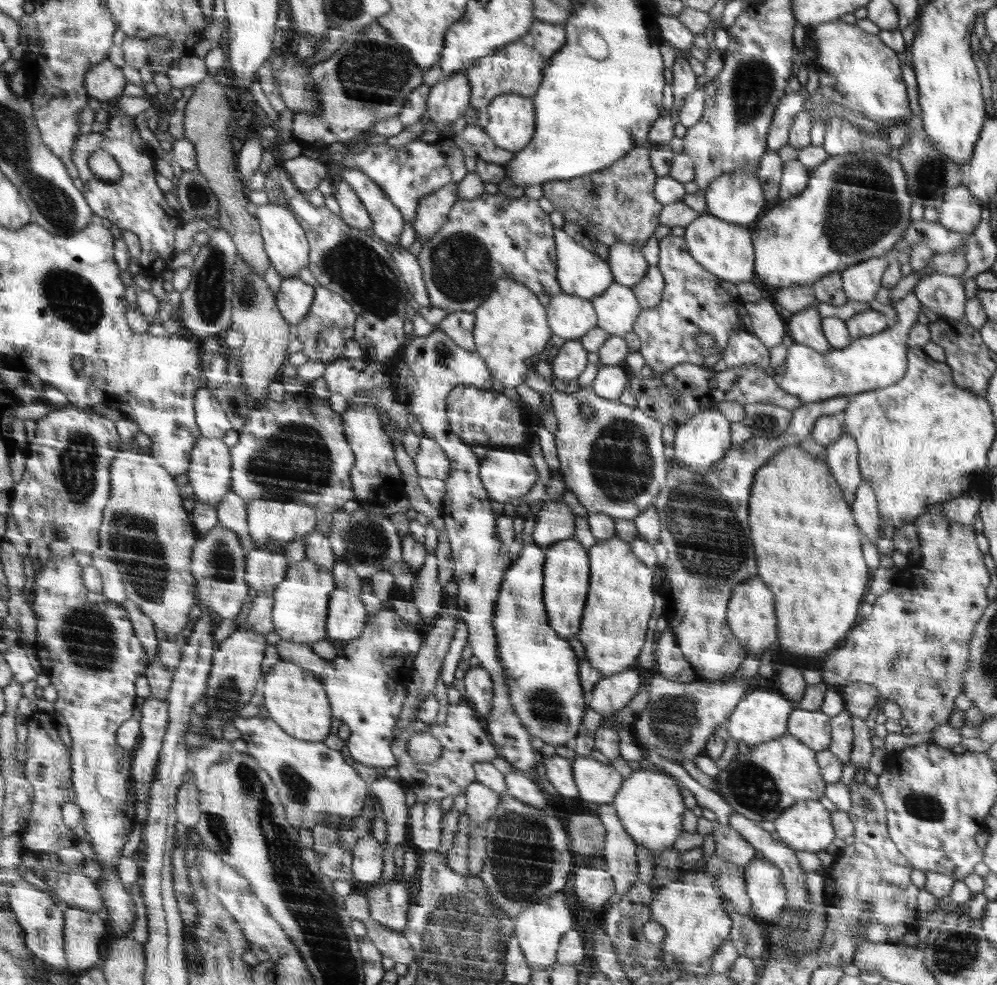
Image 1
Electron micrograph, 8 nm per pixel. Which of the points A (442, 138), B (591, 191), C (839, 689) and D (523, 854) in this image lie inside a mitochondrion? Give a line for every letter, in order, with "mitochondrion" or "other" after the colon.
A: other
B: mitochondrion
C: other
D: mitochondrion

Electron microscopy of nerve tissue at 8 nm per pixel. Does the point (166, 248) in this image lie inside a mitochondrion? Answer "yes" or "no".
yes

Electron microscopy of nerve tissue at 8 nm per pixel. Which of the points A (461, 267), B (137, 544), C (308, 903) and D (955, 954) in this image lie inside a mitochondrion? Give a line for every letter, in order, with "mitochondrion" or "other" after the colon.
A: mitochondrion
B: mitochondrion
C: mitochondrion
D: mitochondrion

